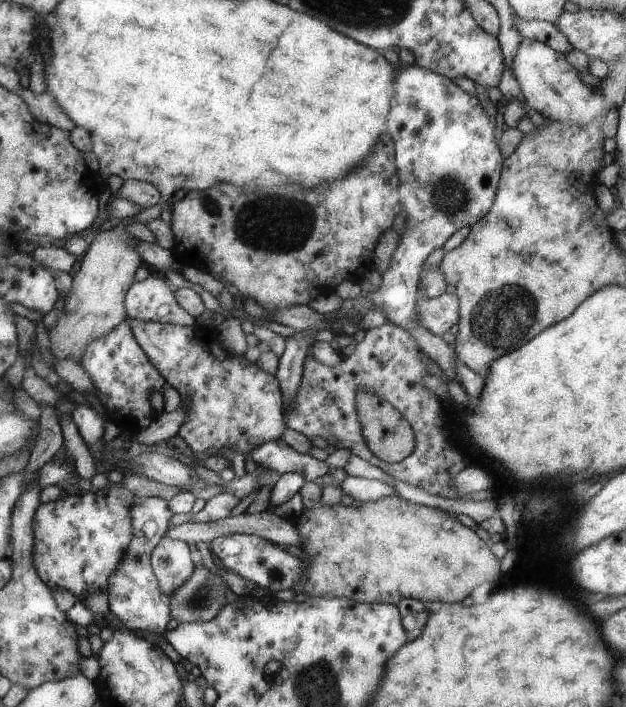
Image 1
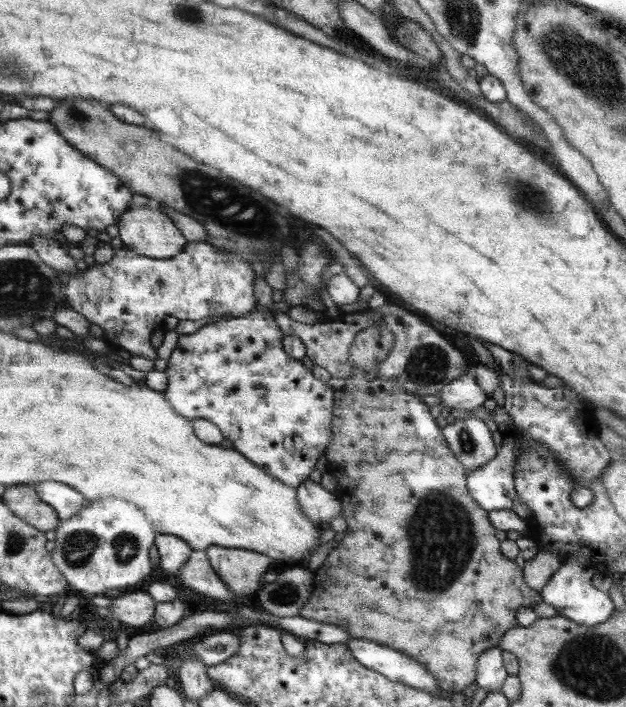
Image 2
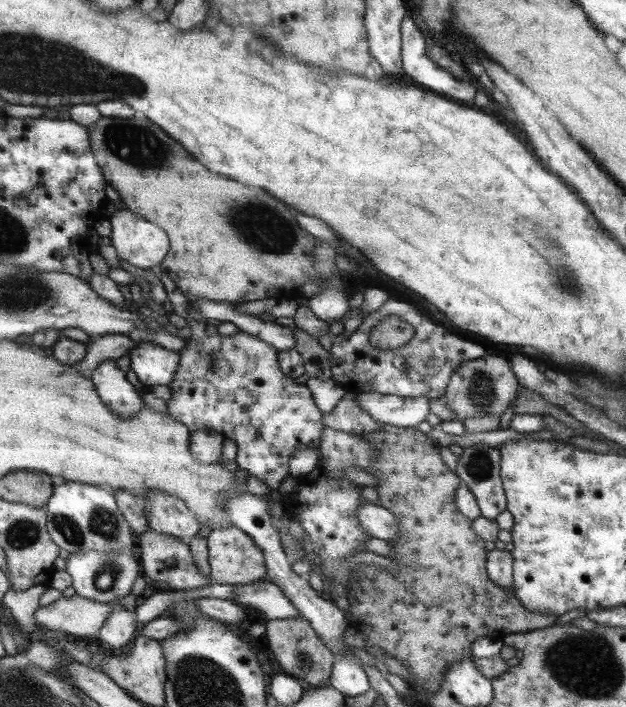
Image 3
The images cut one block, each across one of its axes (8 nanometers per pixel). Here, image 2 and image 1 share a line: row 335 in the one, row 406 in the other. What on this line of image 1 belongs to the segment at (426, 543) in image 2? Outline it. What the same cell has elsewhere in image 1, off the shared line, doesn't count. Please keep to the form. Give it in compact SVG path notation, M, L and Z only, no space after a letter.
M371 388L359 390L354 396L354 402L361 437L366 439L370 451L380 461L395 463L411 454L411 451L414 450L414 431L394 405L387 400L383 400L383 396L379 396L377 392L371 392Z

